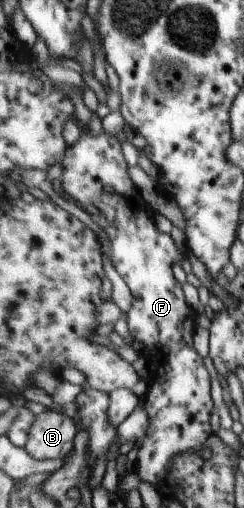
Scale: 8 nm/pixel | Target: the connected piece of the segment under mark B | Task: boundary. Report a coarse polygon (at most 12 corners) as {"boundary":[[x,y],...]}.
{"boundary":[[36,415],[25,448],[37,460],[65,462],[79,446],[76,419]]}

